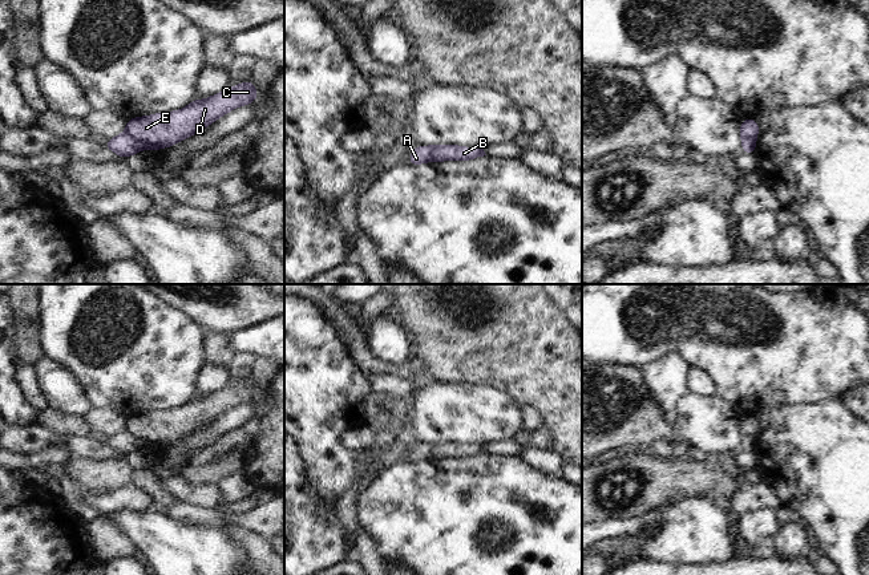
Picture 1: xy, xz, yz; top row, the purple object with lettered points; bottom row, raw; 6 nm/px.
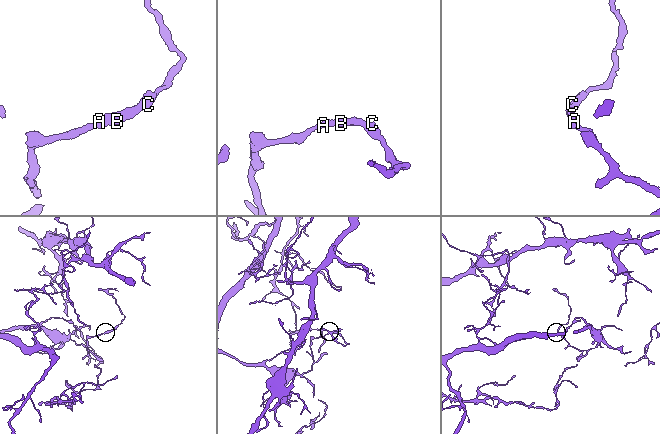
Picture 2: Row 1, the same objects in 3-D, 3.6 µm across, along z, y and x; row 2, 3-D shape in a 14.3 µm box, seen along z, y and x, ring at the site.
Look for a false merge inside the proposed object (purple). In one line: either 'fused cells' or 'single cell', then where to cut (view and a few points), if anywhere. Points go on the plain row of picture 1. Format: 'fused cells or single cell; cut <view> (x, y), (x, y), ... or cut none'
fused cells; cut xy (126, 428), (144, 445)

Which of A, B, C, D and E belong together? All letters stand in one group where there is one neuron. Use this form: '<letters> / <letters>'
A / B C D E

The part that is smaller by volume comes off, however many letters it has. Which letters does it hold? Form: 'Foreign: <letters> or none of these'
Foreign: B, C, D, E

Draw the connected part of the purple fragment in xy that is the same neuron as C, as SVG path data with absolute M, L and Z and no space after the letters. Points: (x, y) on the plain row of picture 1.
M246 378L206 397L194 397L186 405L171 410L134 414L126 418L126 429L146 448L170 445L197 432L234 405L248 402L258 396L254 380Z

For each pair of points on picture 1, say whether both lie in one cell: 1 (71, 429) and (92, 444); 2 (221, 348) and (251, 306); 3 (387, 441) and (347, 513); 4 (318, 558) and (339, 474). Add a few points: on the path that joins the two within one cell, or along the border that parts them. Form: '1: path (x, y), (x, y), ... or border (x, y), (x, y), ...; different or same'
1: border (51, 430), (59, 434), (89, 434); different
2: border (205, 332), (214, 331), (226, 335); different
3: path (371, 458), (350, 495); same
4: border (307, 480), (320, 493), (336, 498); different

